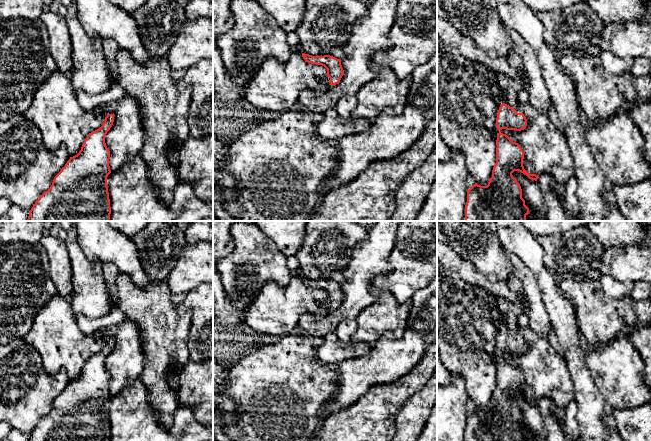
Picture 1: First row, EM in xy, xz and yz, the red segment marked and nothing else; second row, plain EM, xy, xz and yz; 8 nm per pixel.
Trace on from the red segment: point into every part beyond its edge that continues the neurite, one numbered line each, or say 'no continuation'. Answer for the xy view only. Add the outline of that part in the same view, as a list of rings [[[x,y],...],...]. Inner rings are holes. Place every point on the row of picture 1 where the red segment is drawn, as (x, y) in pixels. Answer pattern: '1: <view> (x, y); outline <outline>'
1: xy (97, 110); outline [[[96,107],[93,112],[96,114],[96,115],[99,115],[99,116],[103,116],[103,117],[106,117],[108,114],[104,111],[101,110],[100,107]]]

